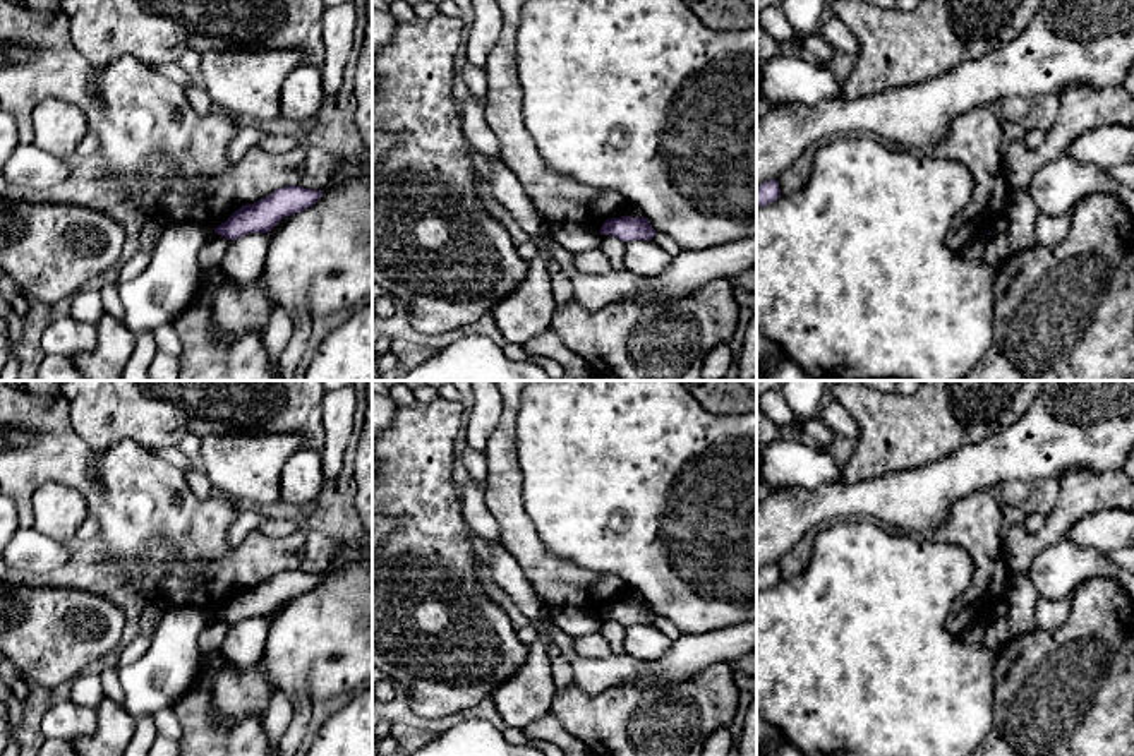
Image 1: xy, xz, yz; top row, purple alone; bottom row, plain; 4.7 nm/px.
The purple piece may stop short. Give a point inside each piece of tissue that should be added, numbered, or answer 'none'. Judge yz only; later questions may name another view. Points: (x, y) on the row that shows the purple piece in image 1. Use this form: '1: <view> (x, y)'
none

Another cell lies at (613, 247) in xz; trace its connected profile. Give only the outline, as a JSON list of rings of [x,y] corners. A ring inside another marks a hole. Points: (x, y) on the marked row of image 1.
[[[602,235],[599,249],[611,261],[612,269],[624,271],[623,257],[624,257],[624,242],[612,235]]]

